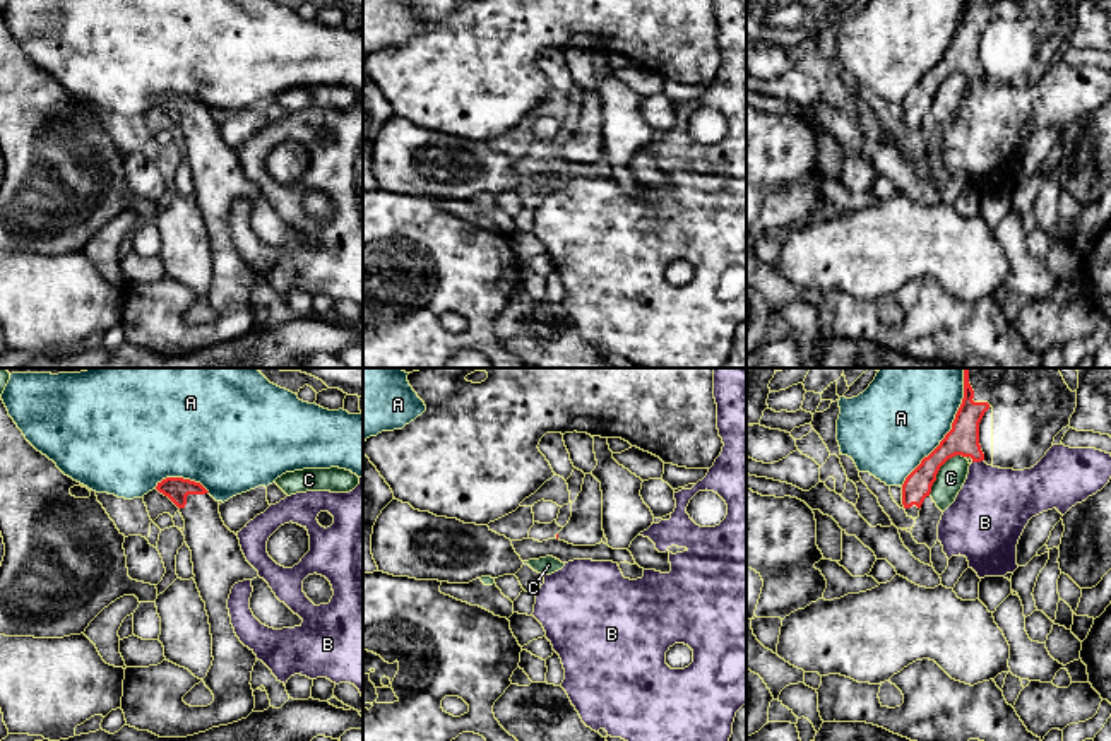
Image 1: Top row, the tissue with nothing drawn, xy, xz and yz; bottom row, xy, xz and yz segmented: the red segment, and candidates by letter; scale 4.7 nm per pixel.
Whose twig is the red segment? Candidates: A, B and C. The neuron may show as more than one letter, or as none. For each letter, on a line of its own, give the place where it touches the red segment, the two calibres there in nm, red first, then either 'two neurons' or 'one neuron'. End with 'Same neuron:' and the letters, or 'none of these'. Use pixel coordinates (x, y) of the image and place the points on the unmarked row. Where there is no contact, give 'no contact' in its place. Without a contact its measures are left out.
A: meets red in yz at (945, 52); 150 nm thick on the red side, 400 nm on the other; two neurons
B: meets red in yz at (978, 77); 150 nm thick on the red side, 360 nm on the other; two neurons
C: meets red in yz at (938, 86); 150 nm thick on the red side, 140 nm on the other; two neurons
Same neuron: none of these

